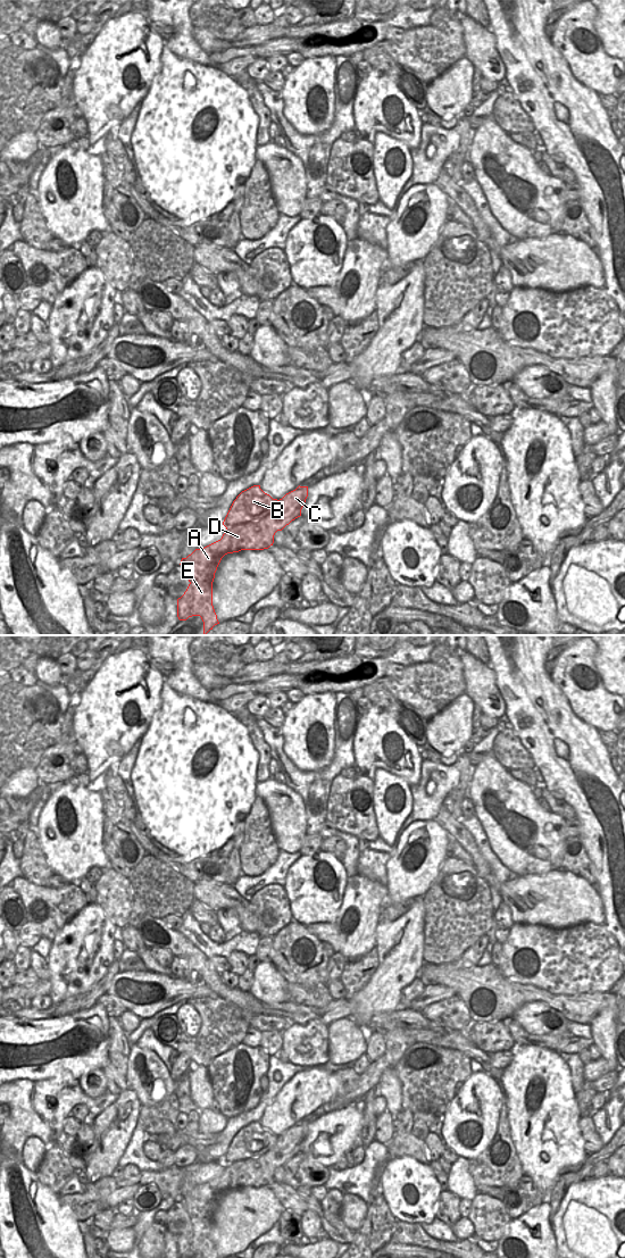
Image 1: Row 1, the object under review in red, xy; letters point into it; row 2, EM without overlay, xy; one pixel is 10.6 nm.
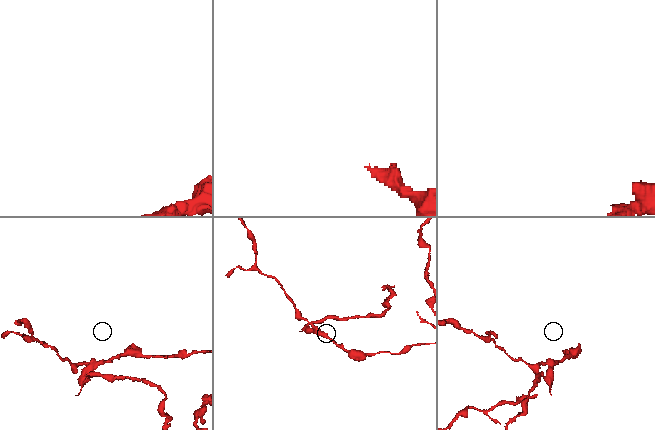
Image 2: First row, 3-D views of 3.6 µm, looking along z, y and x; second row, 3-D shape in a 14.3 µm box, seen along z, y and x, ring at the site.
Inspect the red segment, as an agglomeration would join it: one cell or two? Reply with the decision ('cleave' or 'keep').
cleave

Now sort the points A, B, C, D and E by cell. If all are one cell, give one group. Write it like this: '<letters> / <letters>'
A C D E / B

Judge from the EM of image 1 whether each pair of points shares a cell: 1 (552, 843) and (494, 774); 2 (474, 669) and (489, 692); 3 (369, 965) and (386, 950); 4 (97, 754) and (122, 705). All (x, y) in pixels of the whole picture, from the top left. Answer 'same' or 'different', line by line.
1: same
2: same
3: different
4: same

